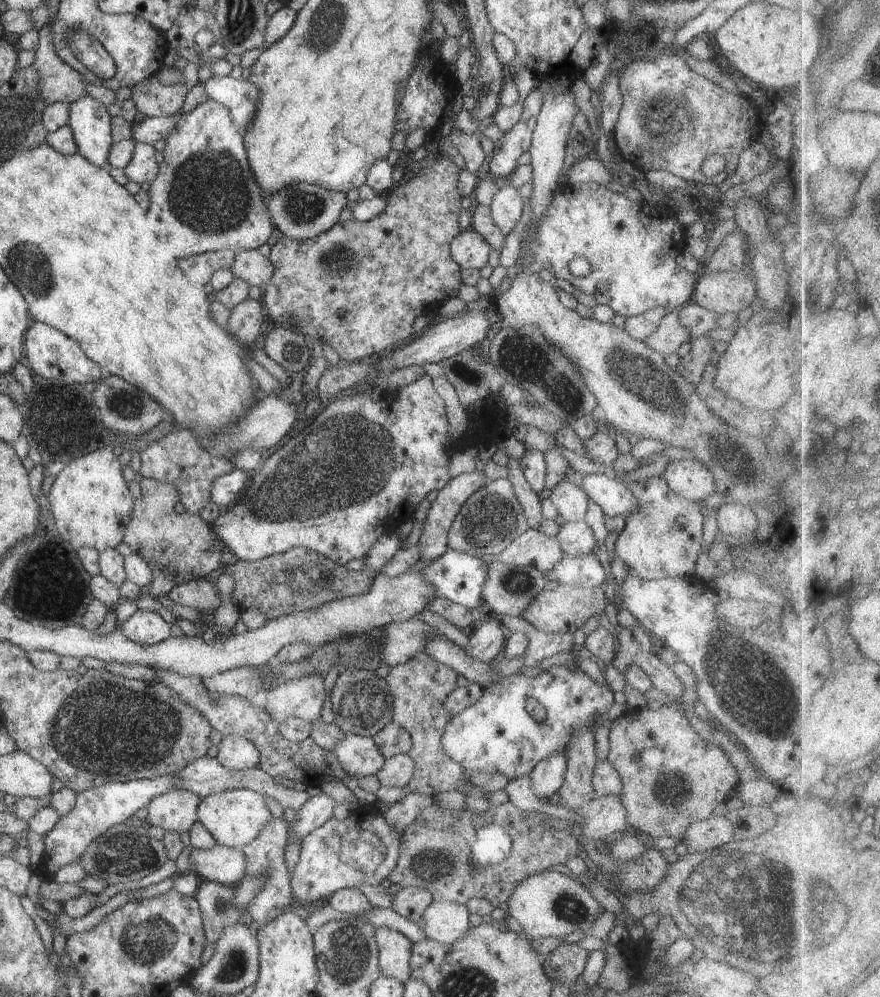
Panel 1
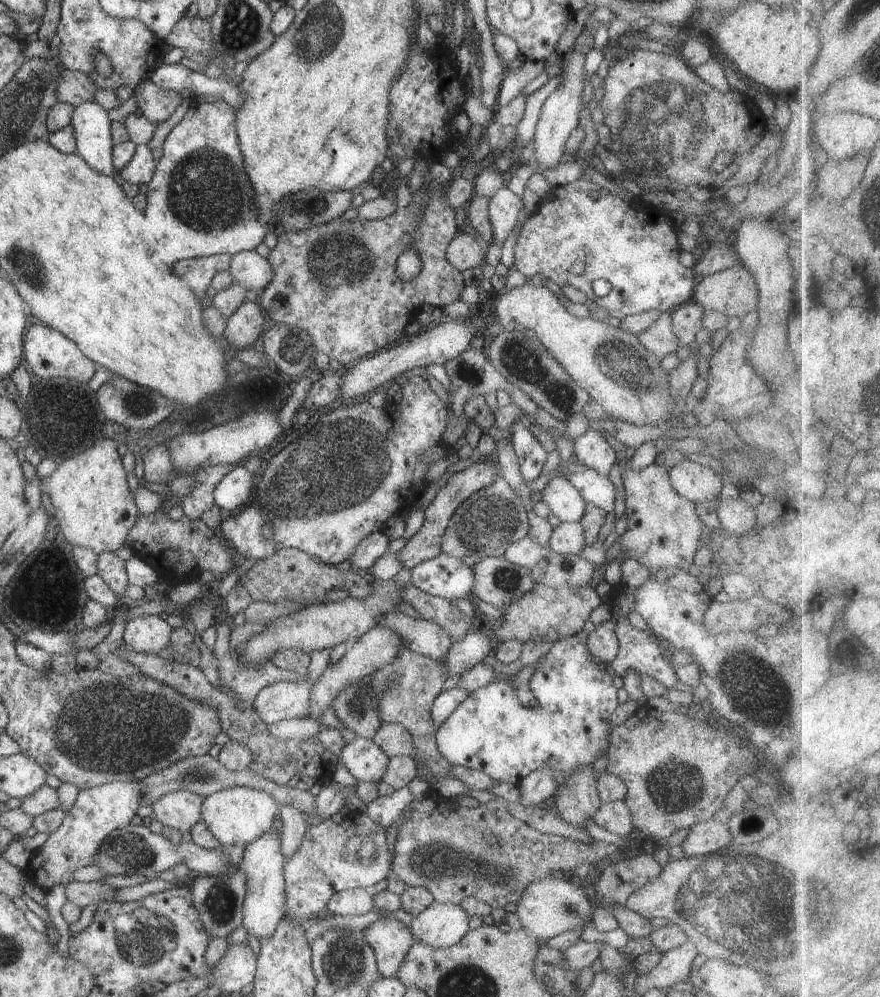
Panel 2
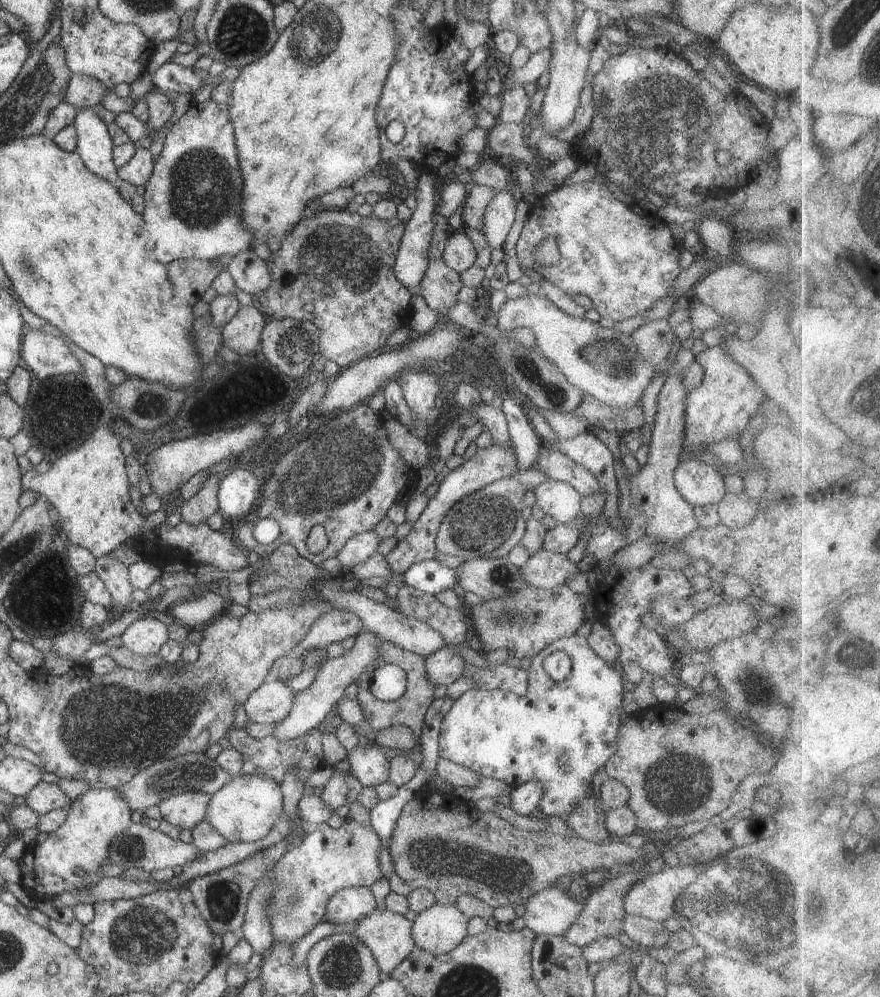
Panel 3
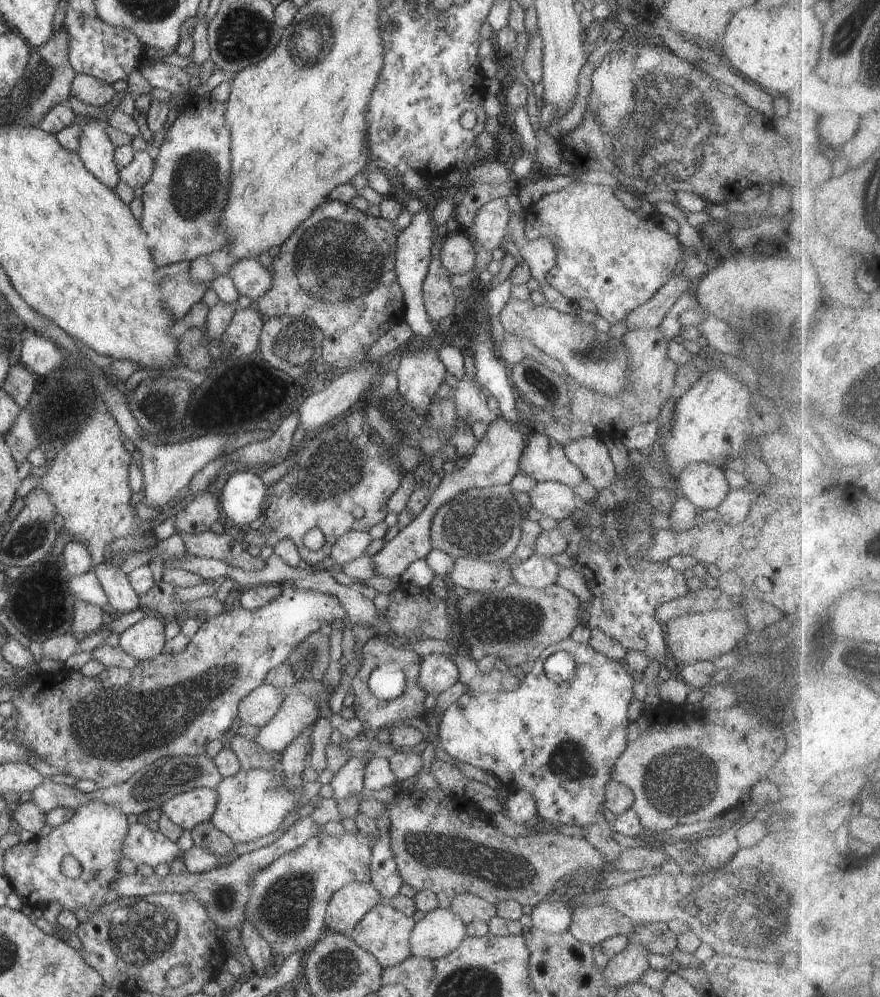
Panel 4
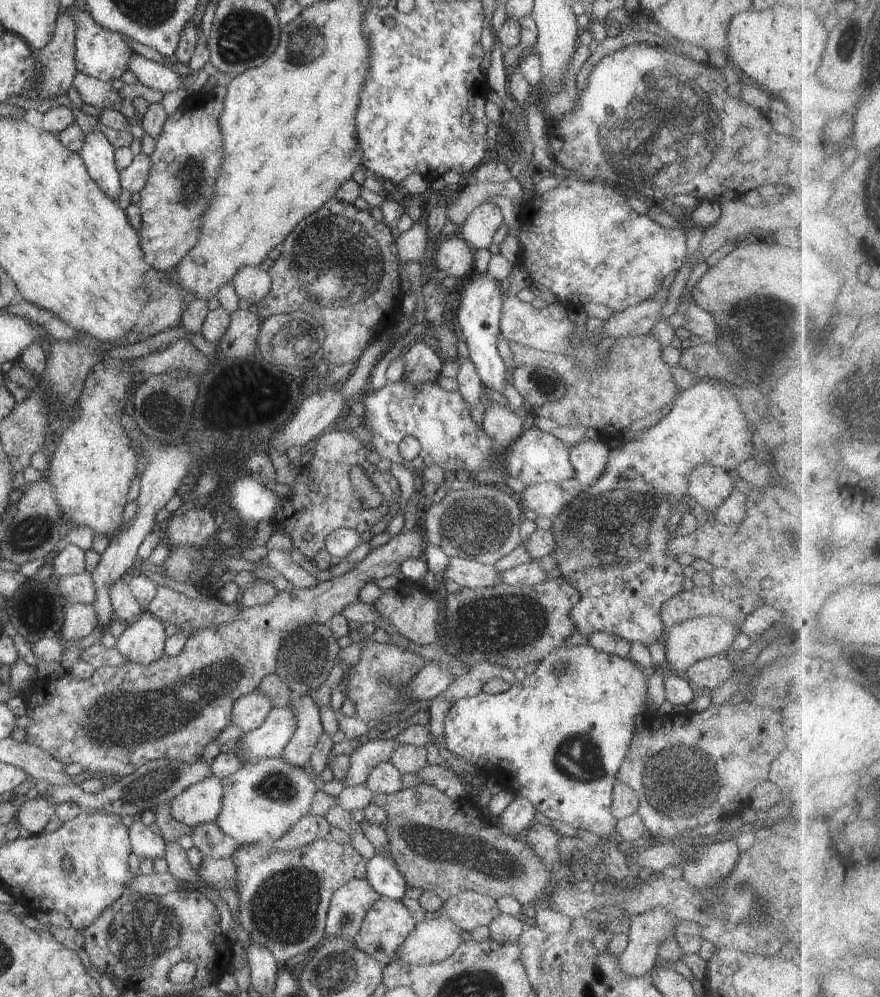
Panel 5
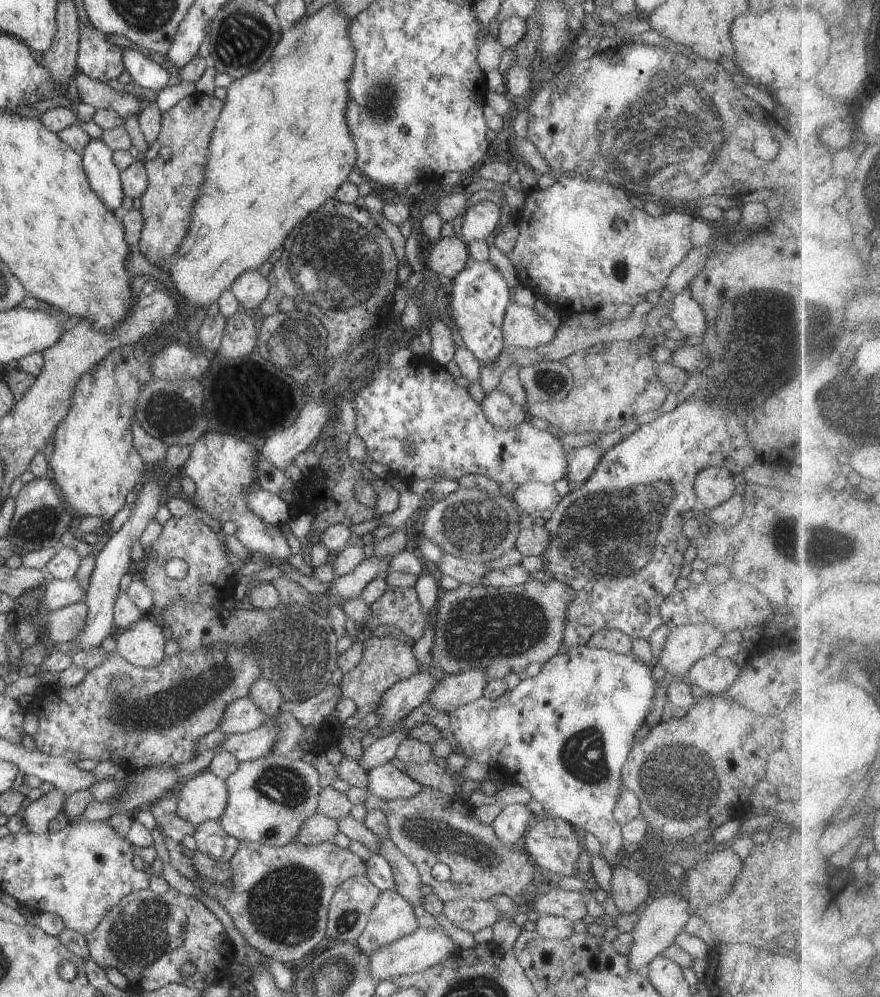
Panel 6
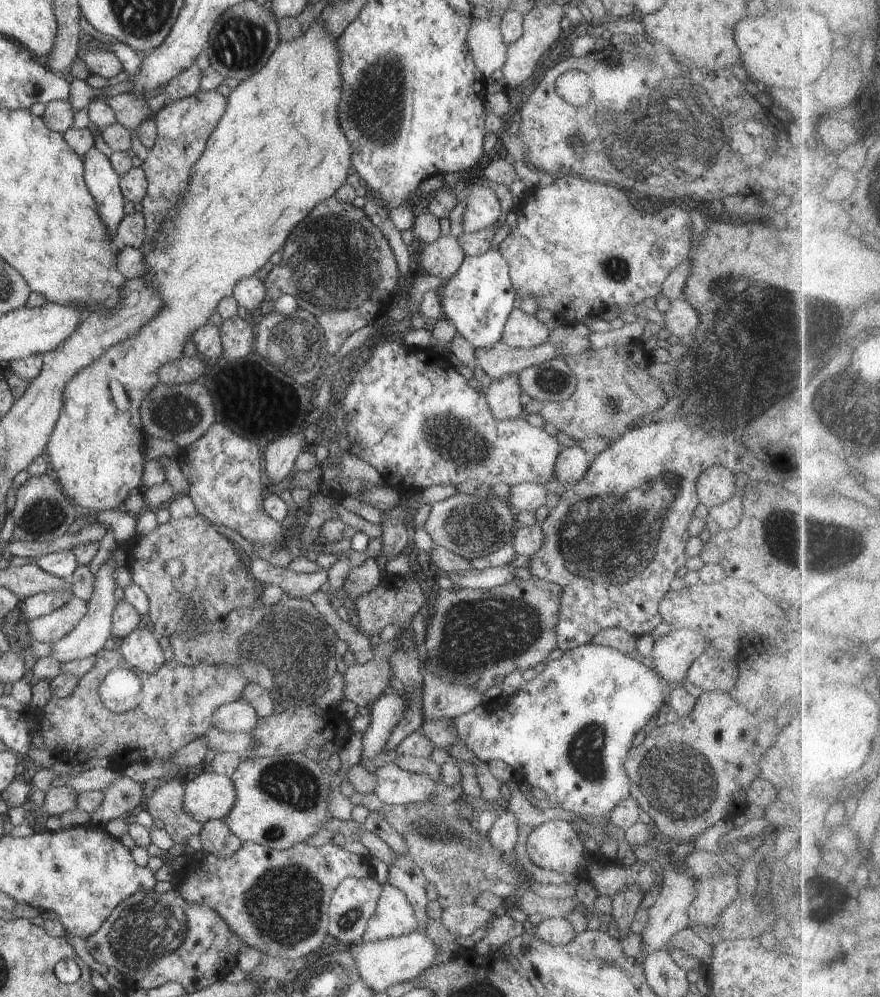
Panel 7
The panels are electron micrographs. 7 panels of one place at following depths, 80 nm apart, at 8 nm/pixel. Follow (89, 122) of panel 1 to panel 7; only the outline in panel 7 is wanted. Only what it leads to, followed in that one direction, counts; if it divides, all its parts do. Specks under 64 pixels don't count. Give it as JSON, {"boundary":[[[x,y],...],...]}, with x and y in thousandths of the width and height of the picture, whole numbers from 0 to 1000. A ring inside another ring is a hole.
{"boundary":[[[105,146],[92,157],[98,189],[111,203],[111,215],[120,229],[125,231],[125,237],[128,237],[142,217],[140,211],[142,200],[136,190],[136,176],[130,172],[125,158],[109,146]]]}

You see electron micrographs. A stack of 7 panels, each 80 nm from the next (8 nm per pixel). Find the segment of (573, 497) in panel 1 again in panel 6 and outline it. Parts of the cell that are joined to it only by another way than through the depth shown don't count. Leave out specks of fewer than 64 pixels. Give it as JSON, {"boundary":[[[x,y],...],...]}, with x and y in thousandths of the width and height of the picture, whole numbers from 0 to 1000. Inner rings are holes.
{"boundary":[[[598,483],[589,487],[577,498],[586,504],[586,509],[592,516],[615,516],[630,506],[632,497],[636,497],[630,484]]]}

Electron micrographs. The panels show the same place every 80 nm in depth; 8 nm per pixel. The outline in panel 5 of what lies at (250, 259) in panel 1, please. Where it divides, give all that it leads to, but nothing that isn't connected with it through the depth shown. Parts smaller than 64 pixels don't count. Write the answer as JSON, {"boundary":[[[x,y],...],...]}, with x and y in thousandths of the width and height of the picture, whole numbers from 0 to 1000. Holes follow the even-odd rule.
{"boundary":[[[293,267],[270,269],[263,285],[270,300],[278,301],[288,309],[307,294],[306,273],[300,273]]]}

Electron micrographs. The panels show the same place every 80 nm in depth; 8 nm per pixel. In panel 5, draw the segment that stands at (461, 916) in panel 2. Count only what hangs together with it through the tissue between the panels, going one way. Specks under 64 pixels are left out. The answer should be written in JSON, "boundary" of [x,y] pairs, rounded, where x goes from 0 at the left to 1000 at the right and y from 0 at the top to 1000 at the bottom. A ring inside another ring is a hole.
{"boundary":[[[501,912],[498,921],[474,927],[455,954],[455,964],[485,969],[502,965],[525,945],[525,931]]]}

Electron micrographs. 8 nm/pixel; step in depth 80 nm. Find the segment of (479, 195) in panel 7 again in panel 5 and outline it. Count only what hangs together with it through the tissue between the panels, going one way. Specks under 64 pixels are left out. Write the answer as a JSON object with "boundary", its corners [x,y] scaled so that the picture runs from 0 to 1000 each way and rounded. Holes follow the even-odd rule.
{"boundary":[[[552,203],[545,205],[525,228],[519,236],[524,238],[538,251],[553,250],[560,244],[563,233],[573,225],[573,217],[564,205]]]}

